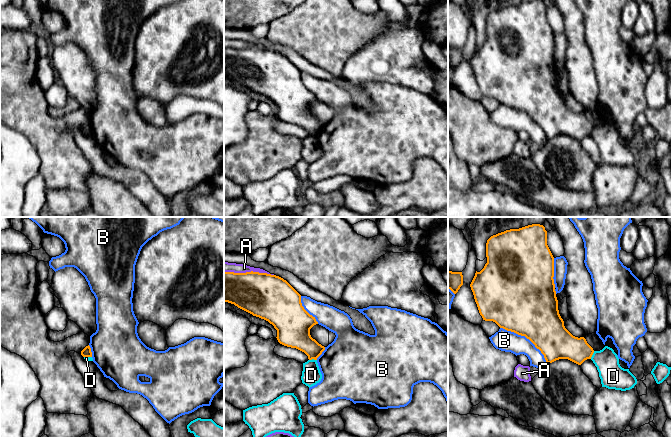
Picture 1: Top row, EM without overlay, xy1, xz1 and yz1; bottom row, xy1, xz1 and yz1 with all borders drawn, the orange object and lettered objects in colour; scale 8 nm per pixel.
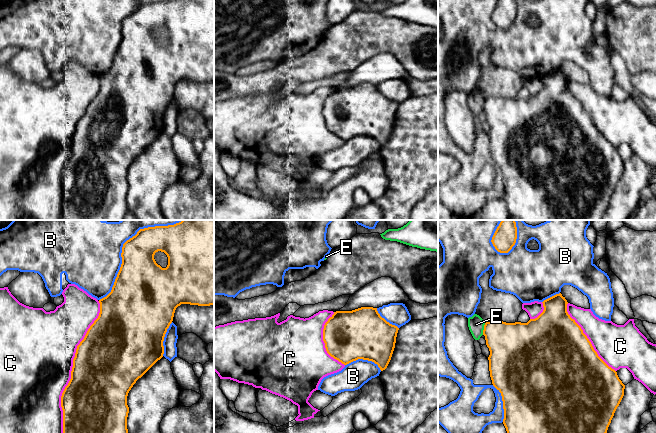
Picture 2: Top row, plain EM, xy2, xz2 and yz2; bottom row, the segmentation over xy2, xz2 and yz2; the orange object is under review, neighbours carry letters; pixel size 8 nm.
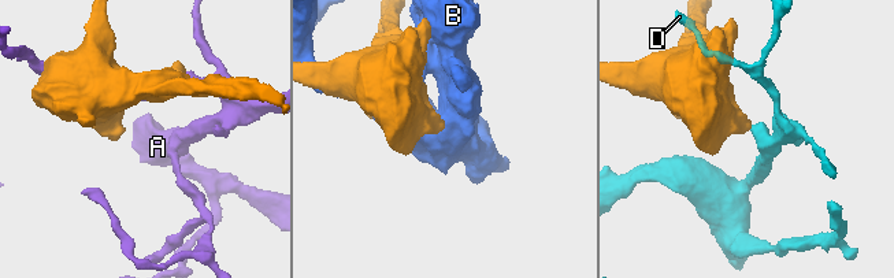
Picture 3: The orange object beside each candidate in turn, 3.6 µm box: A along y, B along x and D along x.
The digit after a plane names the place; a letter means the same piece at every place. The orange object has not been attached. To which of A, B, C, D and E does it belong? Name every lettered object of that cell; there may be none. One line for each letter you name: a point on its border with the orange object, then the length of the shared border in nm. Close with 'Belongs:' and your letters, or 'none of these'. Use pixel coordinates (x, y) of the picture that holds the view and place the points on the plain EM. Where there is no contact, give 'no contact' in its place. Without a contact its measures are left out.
C: meets orange in xy2 at (71, 148); contact 1200 nm long
Belongs: C

